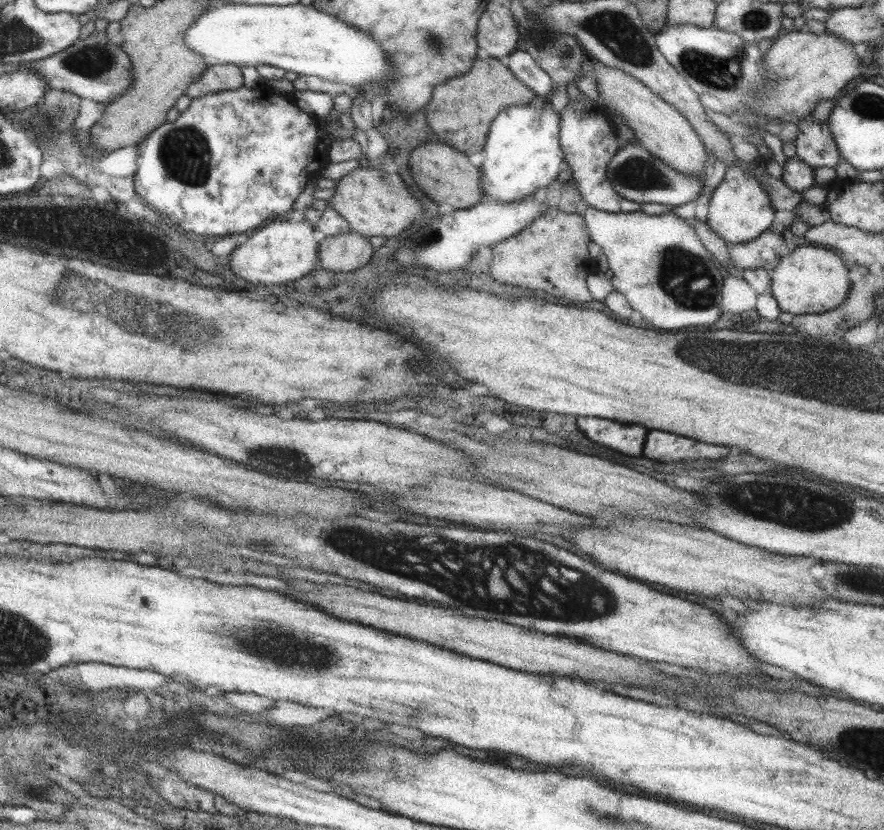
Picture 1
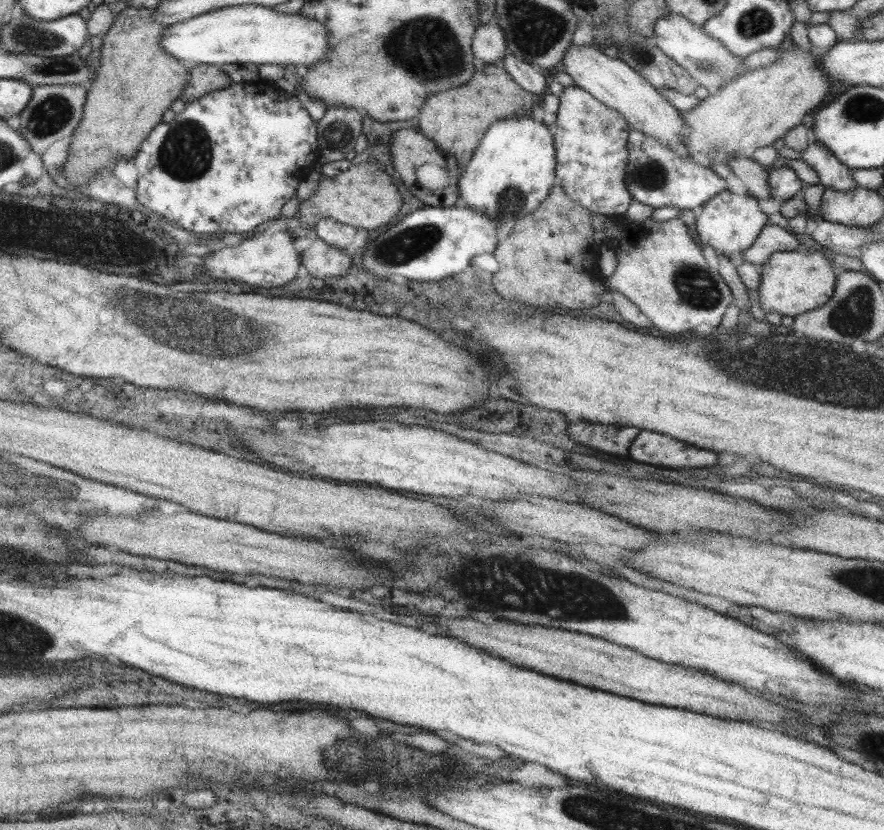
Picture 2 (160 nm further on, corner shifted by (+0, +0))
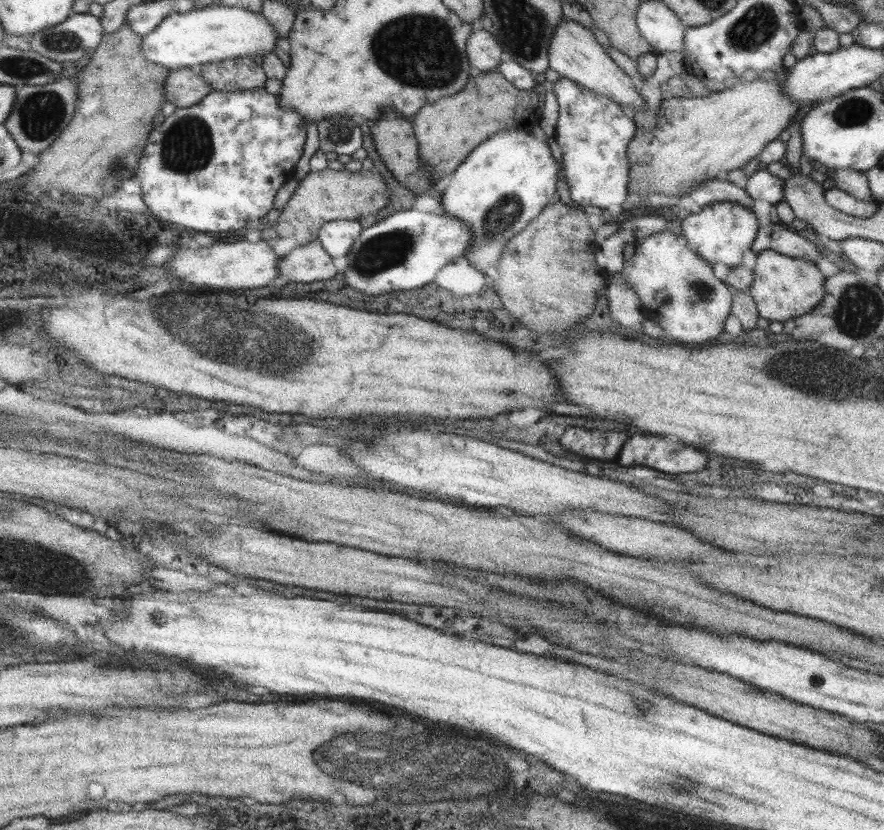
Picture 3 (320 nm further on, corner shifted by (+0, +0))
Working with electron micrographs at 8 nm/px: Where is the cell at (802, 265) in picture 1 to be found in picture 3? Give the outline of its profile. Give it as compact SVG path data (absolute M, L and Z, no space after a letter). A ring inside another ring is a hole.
M771 249L756 254L753 280L747 292L756 304L758 315L765 320L785 322L810 311L821 300L824 293L824 277L813 263L804 258L781 255Z

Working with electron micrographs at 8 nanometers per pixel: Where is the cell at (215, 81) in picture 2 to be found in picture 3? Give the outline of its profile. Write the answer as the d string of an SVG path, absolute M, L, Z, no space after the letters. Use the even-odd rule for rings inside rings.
M188 67L169 70L162 82L164 100L177 108L197 104L210 90L210 86L198 75L196 69Z

